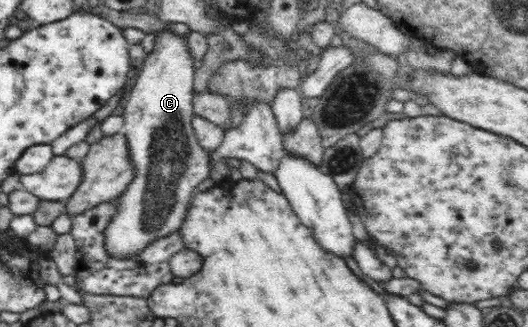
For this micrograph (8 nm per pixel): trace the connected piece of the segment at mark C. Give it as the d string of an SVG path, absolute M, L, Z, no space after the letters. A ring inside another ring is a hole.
M163 33L157 39L153 53L145 58L145 63L138 71L135 87L129 89L129 97L125 97L126 142L130 151L130 160L133 161L135 175L126 191L117 197L117 215L111 219L105 231L105 248L107 253L115 253L115 257L127 257L127 253L139 253L147 241L155 241L155 237L167 237L173 233L186 220L187 210L190 205L195 187L207 177L209 179L209 151L203 149L197 141L197 136L192 128L194 109L192 106L193 82L195 68L193 58L187 51L185 41L179 35Z

